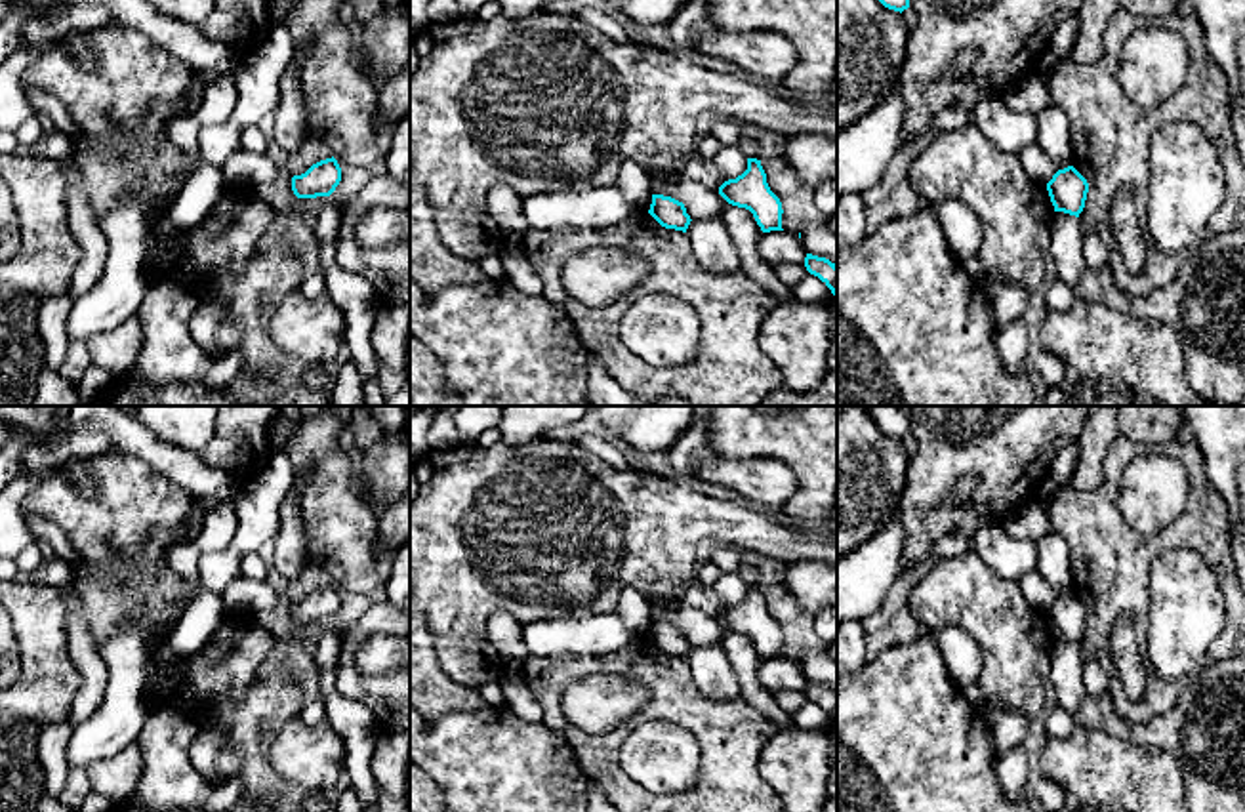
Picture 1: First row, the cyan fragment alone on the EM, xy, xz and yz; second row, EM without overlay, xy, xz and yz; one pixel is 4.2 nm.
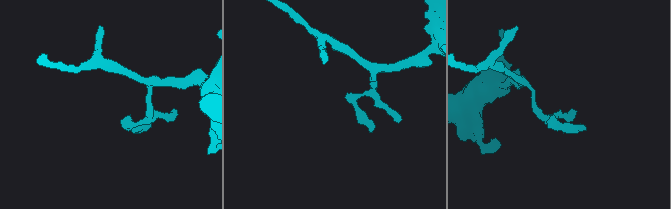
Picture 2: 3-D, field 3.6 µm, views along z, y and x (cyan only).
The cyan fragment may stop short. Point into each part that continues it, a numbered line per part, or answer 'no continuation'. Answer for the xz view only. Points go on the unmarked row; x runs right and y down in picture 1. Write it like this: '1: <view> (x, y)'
no continuation

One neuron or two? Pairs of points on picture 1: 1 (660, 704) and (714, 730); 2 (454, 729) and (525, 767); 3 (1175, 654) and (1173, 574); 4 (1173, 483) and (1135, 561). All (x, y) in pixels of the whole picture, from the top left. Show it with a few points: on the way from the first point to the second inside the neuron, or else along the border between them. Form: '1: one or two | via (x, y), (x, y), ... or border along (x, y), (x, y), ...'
1: one | via (673, 704), (685, 704), (702, 717)
2: one | via (471, 746), (492, 767), (508, 767)
3: one | via (1175, 635), (1175, 593)
4: two | border along (1118, 502), (1144, 534), (1160, 532), (1184, 507)

